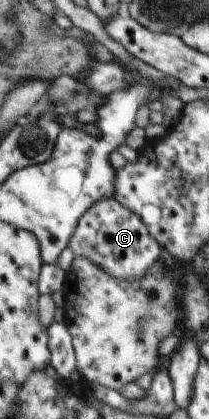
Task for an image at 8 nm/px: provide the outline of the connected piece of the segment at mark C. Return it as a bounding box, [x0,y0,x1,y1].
[67,197,160,279]

